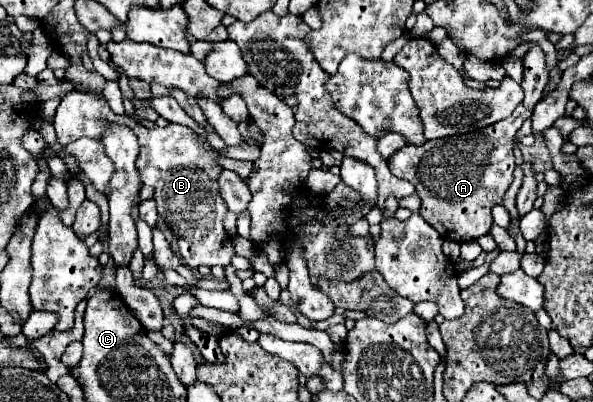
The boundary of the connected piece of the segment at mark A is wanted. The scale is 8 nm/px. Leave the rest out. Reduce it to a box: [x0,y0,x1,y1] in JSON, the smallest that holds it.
[388,42,548,242]

